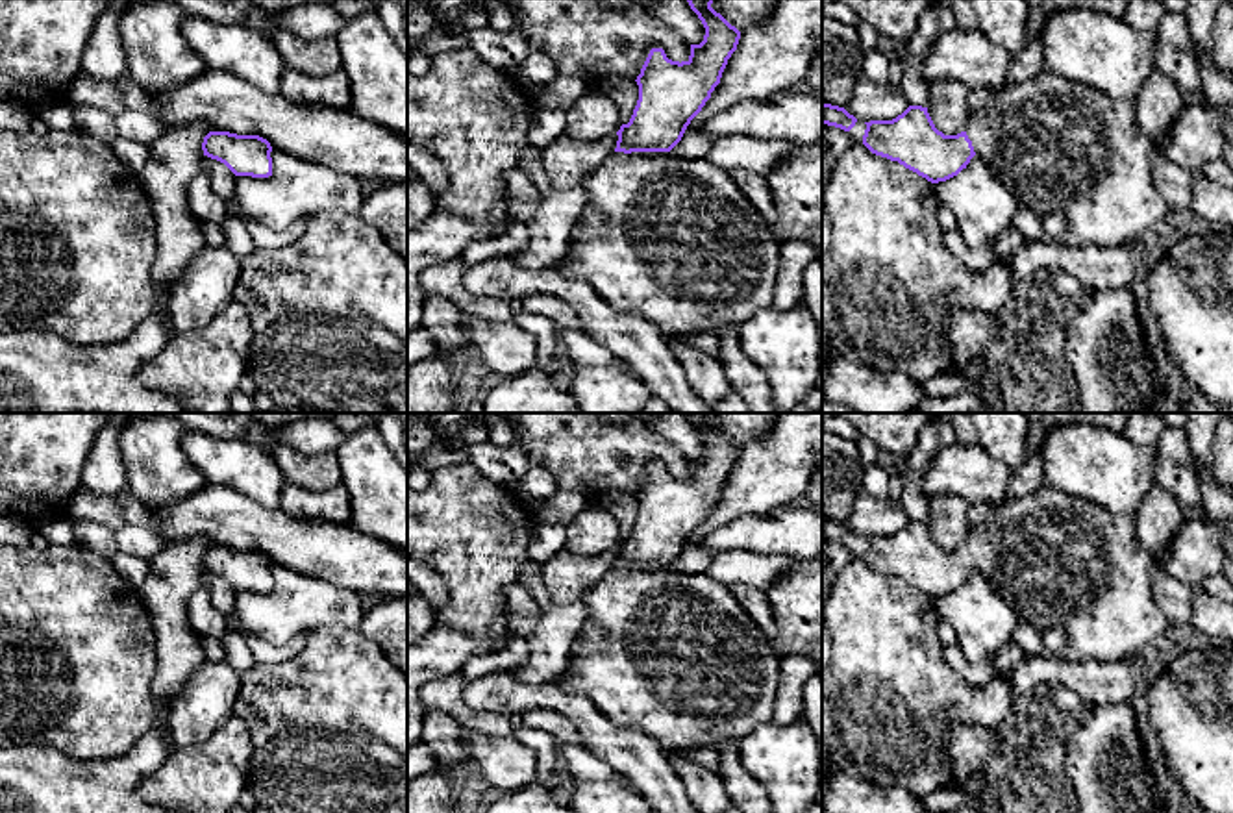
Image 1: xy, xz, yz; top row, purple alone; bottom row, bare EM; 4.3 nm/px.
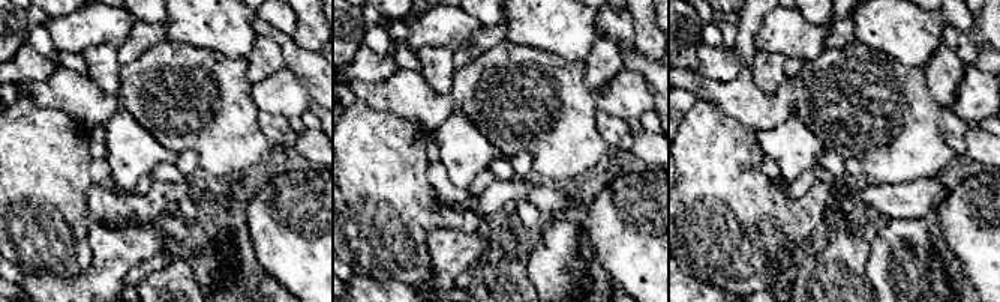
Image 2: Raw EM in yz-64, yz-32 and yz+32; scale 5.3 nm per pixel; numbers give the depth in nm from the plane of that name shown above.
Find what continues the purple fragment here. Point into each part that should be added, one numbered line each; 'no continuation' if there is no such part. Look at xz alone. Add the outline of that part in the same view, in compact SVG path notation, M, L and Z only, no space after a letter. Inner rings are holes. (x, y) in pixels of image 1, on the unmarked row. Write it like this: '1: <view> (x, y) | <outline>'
1: xz (672, 654) | M611 567L585 594L585 624L574 643L559 689L589 698L611 722L637 728L668 750L741 741L770 722L779 687L779 657L729 587L709 576L670 567Z

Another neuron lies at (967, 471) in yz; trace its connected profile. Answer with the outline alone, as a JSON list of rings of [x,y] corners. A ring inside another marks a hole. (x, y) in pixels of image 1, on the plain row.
[[[952,443],[929,463],[922,478],[928,496],[959,496],[972,504],[1000,506],[1007,500],[1013,469],[996,461],[979,444]]]

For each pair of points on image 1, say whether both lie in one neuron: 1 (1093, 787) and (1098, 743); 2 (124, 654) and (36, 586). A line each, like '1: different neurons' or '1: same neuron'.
1: same neuron
2: same neuron

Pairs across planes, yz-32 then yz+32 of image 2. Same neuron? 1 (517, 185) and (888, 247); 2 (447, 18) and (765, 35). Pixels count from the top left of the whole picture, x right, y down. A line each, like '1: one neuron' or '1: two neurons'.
1: two neurons
2: one neuron

